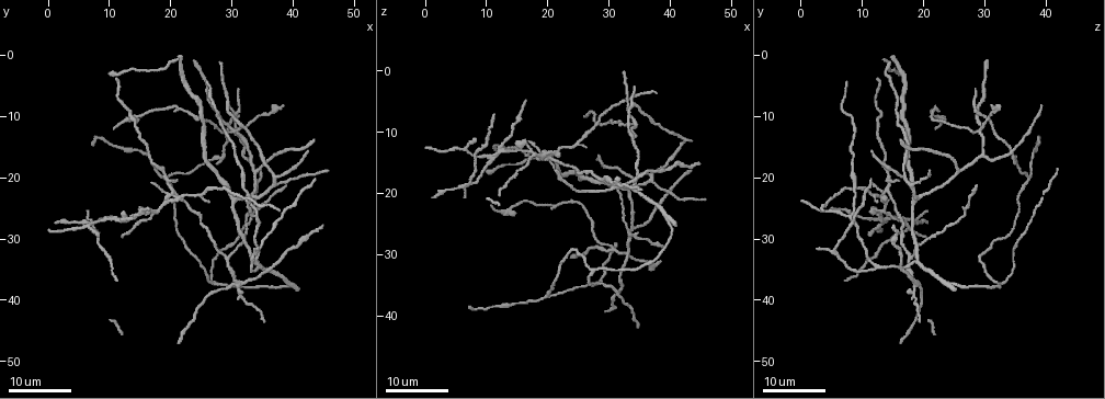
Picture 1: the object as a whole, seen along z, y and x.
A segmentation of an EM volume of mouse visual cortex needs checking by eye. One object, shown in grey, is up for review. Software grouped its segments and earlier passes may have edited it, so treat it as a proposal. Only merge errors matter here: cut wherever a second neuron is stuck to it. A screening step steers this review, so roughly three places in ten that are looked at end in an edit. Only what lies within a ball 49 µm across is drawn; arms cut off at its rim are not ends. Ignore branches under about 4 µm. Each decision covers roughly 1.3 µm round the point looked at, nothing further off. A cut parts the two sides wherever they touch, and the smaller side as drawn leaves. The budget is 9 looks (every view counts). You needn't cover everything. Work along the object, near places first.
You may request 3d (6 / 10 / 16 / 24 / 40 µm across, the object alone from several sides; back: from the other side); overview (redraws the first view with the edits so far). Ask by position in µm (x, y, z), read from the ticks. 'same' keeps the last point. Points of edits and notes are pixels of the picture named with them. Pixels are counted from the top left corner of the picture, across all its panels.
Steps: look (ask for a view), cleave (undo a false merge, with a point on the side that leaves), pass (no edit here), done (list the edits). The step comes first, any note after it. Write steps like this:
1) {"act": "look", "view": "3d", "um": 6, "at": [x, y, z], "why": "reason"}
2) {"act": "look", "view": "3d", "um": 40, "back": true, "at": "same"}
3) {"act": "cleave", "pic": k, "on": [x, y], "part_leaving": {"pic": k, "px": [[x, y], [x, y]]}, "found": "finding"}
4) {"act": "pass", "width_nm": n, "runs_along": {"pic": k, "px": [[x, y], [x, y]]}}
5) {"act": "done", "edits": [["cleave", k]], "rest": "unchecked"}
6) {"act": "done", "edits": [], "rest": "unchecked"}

{"act": "look", "view": "3d", "um": 24, "at": [30.0, 24.5, 18.5], "why": "thick turns thin"}

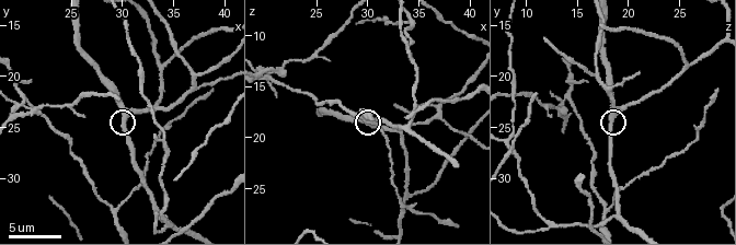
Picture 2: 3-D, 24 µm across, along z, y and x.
{"act": "look", "view": "3d", "um": 6, "at": [30.2, 25.0, 18.4], "why": "closer look"}

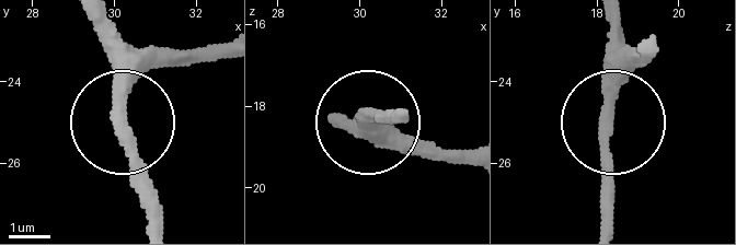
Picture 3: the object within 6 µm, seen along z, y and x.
{"act": "look", "view": "3d", "um": 6, "back": true, "at": [30.15, 25.00, 18.20]}

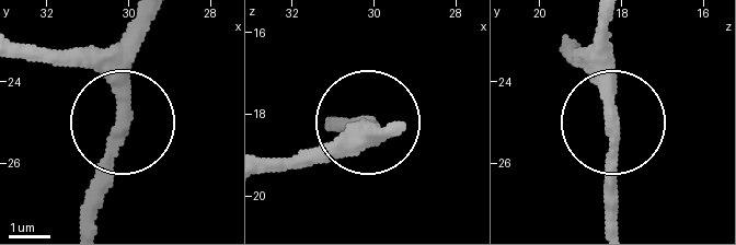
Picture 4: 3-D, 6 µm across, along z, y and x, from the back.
{"act": "pass", "found": "continuous, no second neuron"}

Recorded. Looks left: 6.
{"act": "look", "view": "3d", "um": 16, "at": [30.5, 37.0, 19.5], "why": "looks like a crossing"}

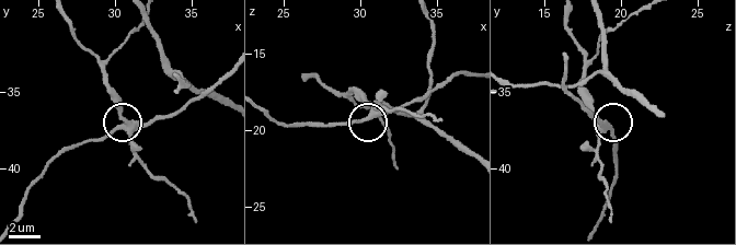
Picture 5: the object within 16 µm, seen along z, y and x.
{"act": "look", "view": "3d", "um": 6, "at": "same", "why": "zoom in"}

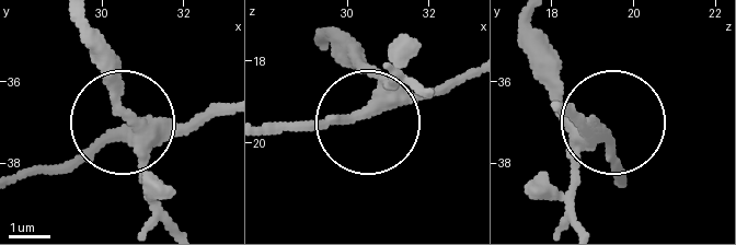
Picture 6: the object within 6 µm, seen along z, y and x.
{"act": "cleave", "pic": 6, "on": [160, 187], "arms": 4, "found": "two neurons meet here"}

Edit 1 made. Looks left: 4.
{"act": "look", "view": "overview"}

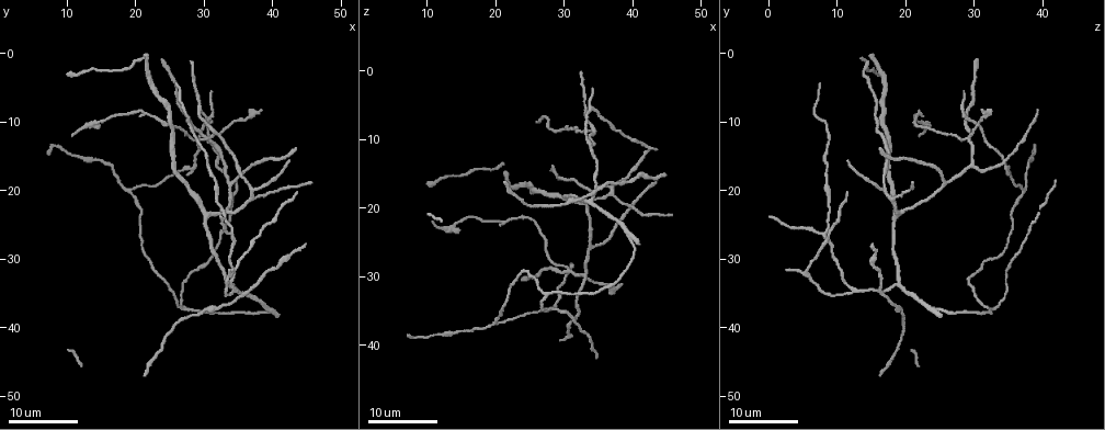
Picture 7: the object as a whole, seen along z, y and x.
{"act": "look", "view": "3d", "um": 24, "at": [34.0, 34.5, 12.5], "why": "branch point"}

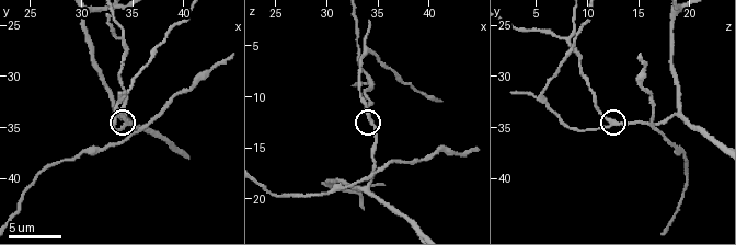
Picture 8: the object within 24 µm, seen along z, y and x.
{"act": "look", "view": "3d", "um": 6, "at": [34.2, 34.6, 12.0]}

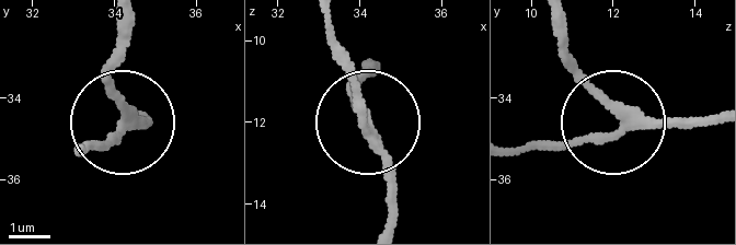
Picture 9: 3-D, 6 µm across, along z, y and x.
{"act": "pass", "arms": 3, "runs_along": {"pic": 9, "px": [[384, 222], [388, 160], [359, 118], [332, 24]]}, "found": "continuous, no second neuron"}

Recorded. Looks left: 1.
{"act": "look", "view": "3d", "um": 16, "at": [34.0, 19.0, 25.8], "why": "side arm on a straight run"}

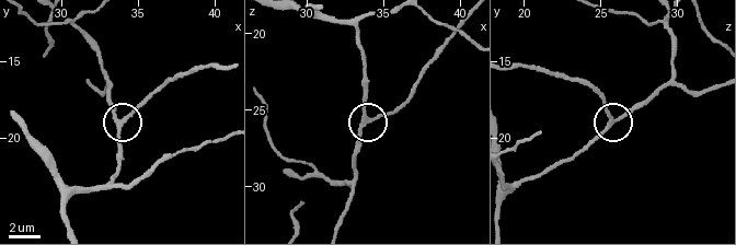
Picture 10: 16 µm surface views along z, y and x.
{"act": "pass", "runs_along": {"pic": 10, "px": [[331, 18], [351, 23], [363, 55], [364, 117], [400, 111]]}, "found": "continuous, no second neuron"}

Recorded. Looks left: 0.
{"act": "done", "edits": [["cleave", 6]], "rest": "unchecked"}

